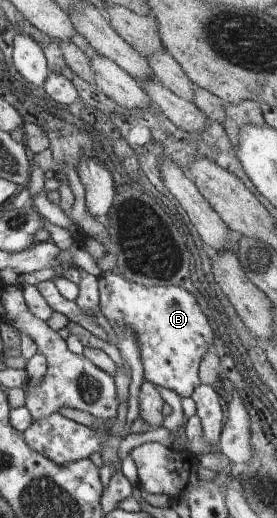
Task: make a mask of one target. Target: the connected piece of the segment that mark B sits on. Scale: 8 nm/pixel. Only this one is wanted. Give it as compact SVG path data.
M111 272L103 273L98 279L99 307L112 328L118 323L128 323L134 329L147 382L166 387L180 397L191 397L201 385L200 363L210 352L214 339L212 327L196 297L174 285L146 287Z

